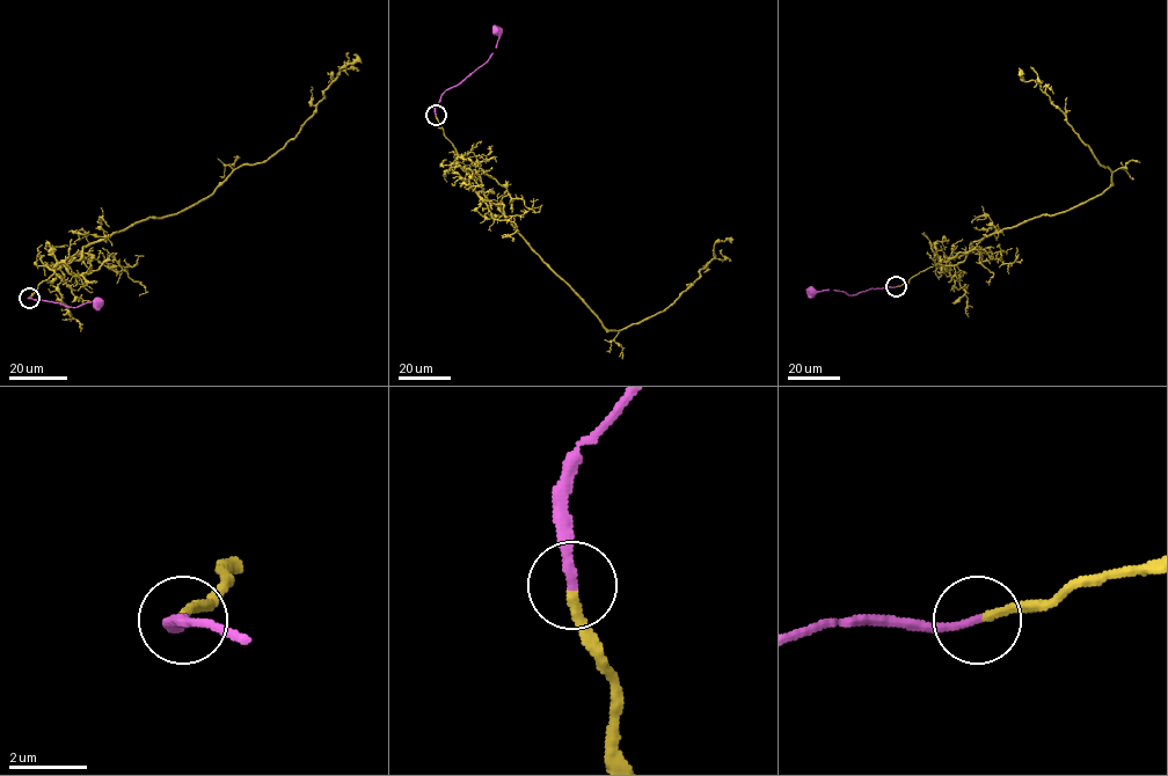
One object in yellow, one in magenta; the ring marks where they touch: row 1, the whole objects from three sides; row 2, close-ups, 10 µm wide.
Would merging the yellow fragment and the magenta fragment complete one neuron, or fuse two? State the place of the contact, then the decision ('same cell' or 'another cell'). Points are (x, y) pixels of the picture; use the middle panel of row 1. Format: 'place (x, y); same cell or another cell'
place (436, 115); same cell

